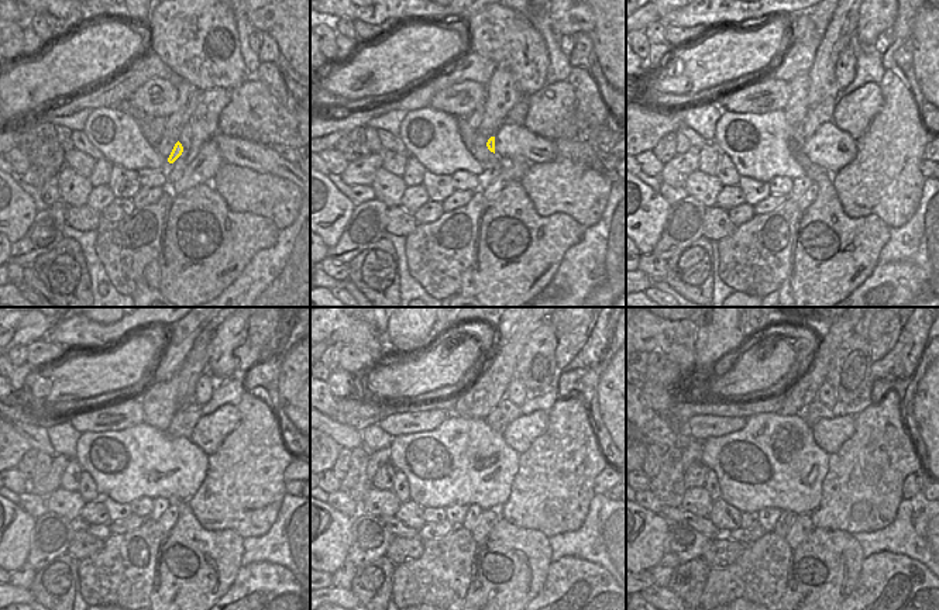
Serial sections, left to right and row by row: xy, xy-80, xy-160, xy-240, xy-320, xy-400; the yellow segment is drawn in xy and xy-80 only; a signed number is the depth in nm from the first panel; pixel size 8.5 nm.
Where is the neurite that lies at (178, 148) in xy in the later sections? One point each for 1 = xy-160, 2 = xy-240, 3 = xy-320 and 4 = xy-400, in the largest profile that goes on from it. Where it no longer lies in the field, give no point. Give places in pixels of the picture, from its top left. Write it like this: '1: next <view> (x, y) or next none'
1: next xy-160 (814, 117)
2: next xy-240 (183, 421)
3: next xy-320 (502, 414)
4: next xy-400 (817, 410)

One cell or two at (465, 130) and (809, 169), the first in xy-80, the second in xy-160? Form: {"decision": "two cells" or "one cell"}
{"decision": "one cell"}

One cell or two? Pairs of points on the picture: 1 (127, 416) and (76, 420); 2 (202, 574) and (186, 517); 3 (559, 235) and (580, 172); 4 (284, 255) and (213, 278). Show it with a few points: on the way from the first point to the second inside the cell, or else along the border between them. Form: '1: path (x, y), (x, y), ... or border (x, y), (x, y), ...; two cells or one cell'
1: path (114, 416), (89, 420); one cell
2: path (200, 559), (199, 554), (188, 543), (188, 531); one cell
3: border (533, 204), (539, 214), (567, 213), (585, 227); two cells
4: border (269, 247), (258, 251), (222, 292); two cells

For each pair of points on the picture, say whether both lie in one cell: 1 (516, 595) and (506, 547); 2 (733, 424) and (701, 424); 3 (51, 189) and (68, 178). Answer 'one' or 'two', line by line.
1: one
2: one
3: two

